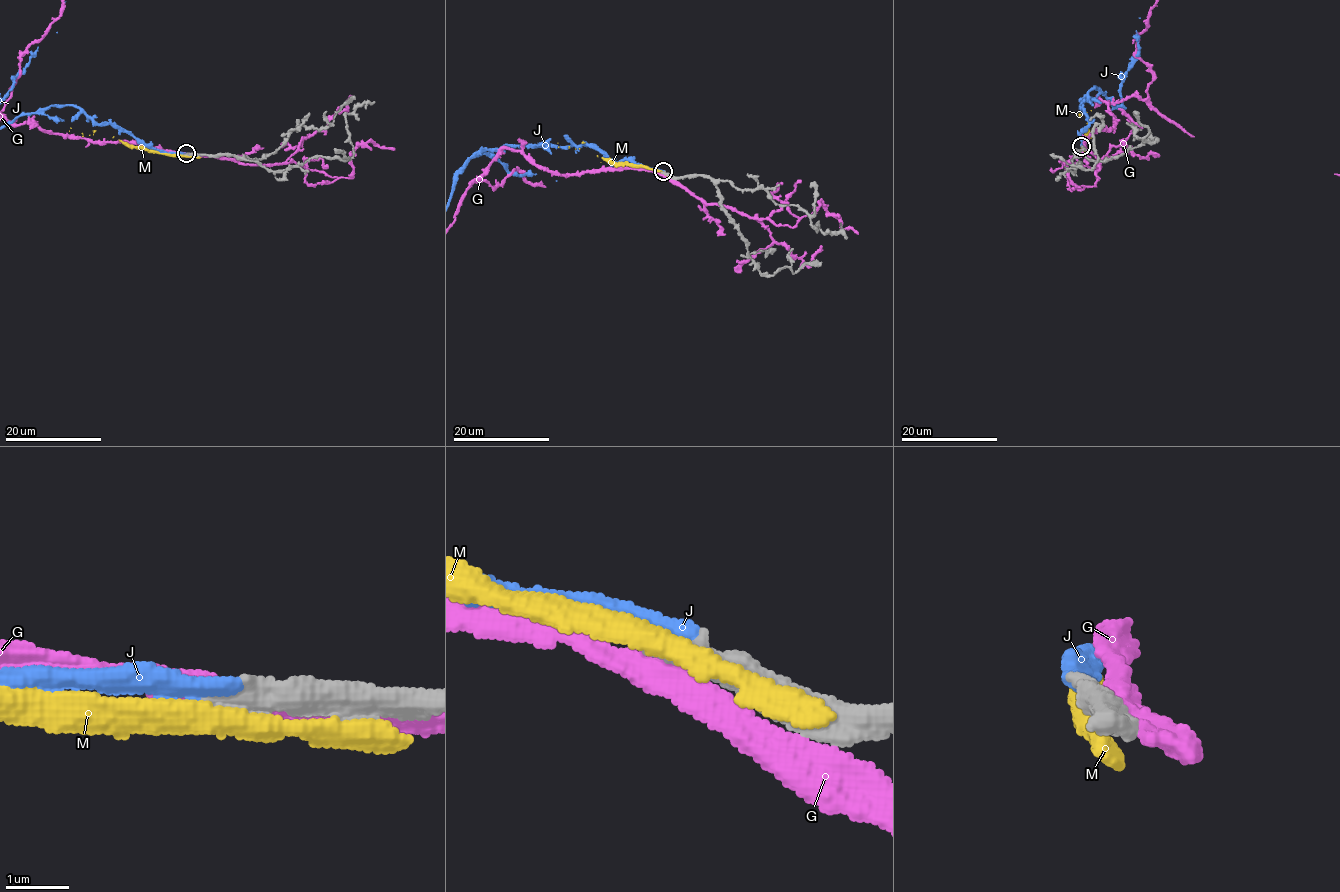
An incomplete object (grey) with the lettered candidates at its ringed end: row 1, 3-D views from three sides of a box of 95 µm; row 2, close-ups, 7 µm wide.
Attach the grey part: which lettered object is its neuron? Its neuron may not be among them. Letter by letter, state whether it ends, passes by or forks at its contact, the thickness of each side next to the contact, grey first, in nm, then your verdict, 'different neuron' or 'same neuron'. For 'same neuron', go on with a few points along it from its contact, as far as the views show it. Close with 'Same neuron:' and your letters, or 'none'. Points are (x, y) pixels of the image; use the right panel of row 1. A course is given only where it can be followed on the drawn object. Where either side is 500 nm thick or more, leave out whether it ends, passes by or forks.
G: it passes by; calibres 440 and 320 nm; different neuron
J: it ends; calibres 440 and 320 nm; same neuron; course (1082, 147), (1089, 122), (1082, 105), (1097, 86), (1121, 104), (1121, 81), (1139, 53), (1140, 18)
M: it passes by; calibres 440 and 300 nm; different neuron
Same neuron: J

